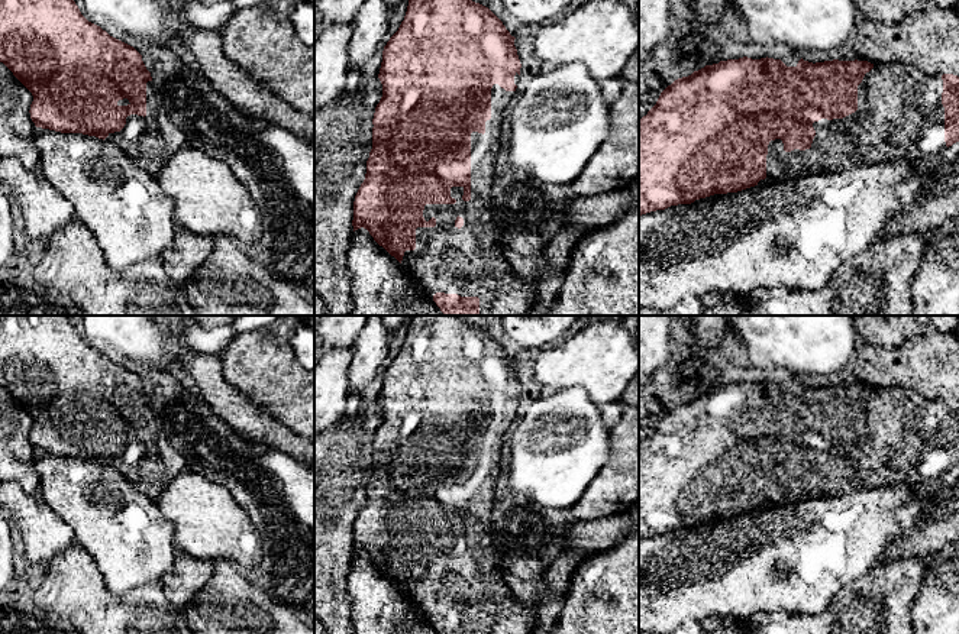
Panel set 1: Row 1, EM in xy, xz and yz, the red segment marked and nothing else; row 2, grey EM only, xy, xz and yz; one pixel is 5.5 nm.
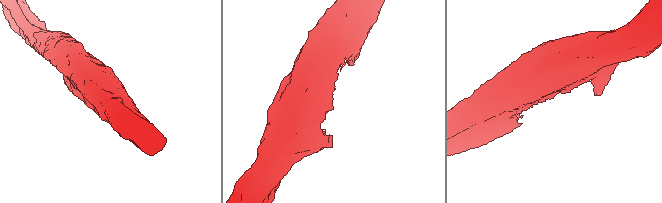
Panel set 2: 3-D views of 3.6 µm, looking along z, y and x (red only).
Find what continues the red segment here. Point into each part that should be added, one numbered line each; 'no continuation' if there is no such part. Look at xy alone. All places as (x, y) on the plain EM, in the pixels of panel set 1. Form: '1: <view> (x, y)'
1: xy (151, 465)

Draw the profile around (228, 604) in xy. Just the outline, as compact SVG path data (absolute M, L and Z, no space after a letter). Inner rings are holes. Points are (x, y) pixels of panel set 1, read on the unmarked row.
M226 559L214 562L213 576L183 615L194 634L314 634L313 627L242 578Z

